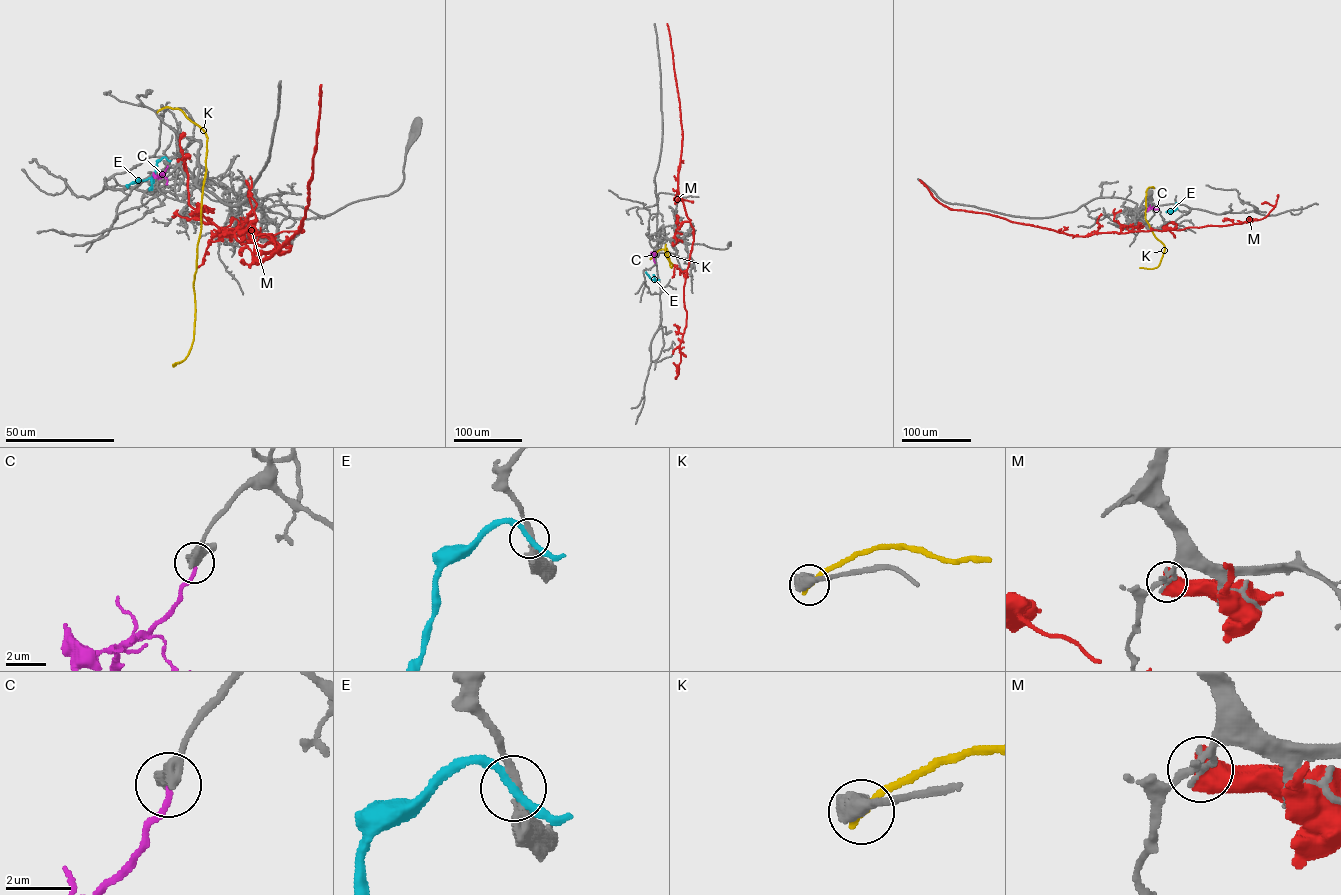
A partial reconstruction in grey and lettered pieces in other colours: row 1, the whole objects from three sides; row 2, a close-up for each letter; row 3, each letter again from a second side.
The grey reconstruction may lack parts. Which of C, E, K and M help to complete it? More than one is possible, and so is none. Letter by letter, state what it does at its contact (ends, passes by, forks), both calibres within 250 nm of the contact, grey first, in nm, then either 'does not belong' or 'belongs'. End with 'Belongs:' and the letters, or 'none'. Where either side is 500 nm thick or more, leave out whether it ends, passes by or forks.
C: it ends there; 380 nm thick on the grey side, 200 nm on the other; does not belong
E: it passes by; 280 nm thick on the grey side, 240 nm on the other; does not belong
K: 700 nm thick on the grey side, 280 nm on the other; does not belong
M: 190 nm thick on the grey side, 800 nm on the other; does not belong
Belongs: none

